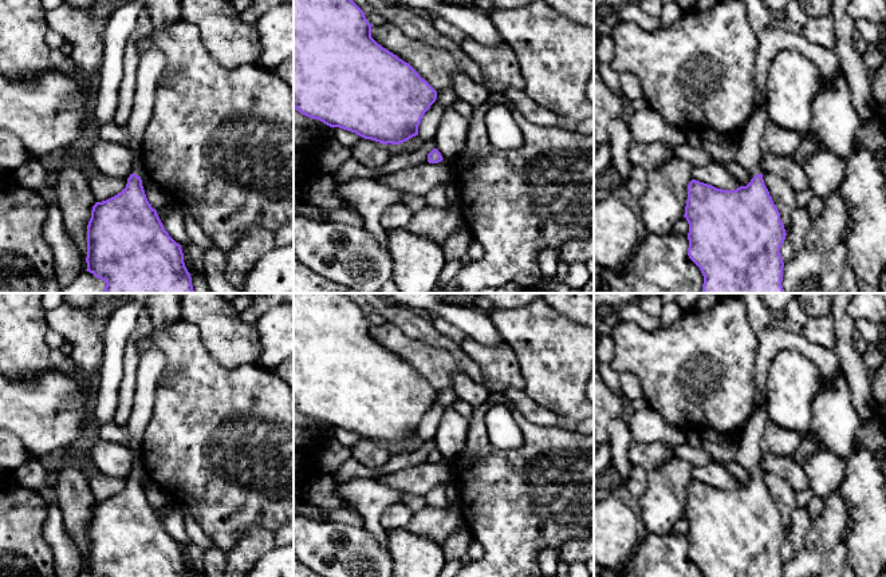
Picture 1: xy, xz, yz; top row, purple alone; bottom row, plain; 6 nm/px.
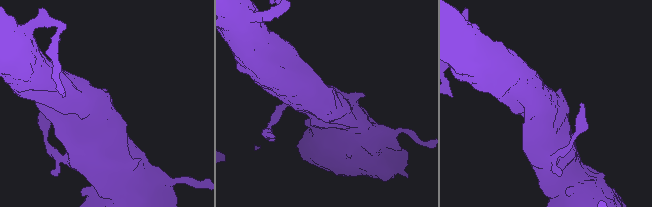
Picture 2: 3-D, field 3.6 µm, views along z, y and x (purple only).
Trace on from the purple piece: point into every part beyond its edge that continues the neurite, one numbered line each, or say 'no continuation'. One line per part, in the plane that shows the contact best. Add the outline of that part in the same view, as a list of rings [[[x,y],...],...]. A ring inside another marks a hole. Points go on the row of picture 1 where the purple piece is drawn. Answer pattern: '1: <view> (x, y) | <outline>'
1: yz (749, 151) | [[[767,103],[755,107],[749,120],[737,142],[737,162],[753,178],[756,174],[764,174],[761,169],[761,137],[769,122]]]

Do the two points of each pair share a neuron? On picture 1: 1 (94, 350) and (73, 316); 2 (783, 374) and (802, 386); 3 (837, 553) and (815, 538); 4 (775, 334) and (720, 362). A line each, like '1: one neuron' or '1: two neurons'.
1: one neuron
2: one neuron
3: two neurons
4: two neurons

